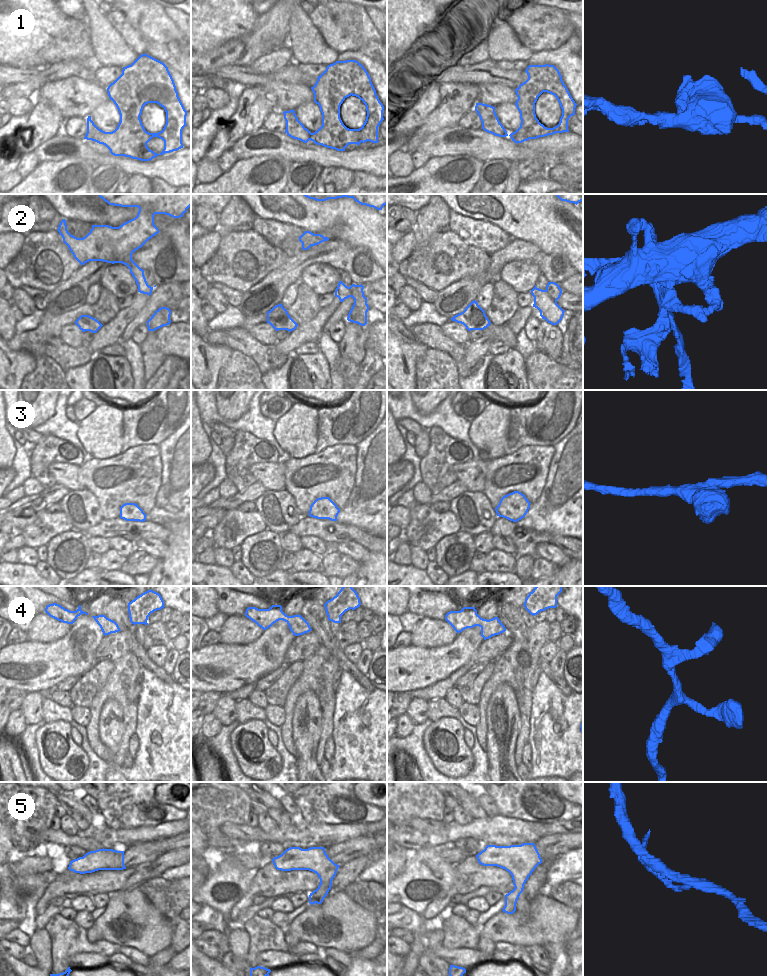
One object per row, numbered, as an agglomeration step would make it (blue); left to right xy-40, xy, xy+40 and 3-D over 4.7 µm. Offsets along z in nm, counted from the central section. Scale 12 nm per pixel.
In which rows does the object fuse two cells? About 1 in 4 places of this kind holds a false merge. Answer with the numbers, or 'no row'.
2, 5

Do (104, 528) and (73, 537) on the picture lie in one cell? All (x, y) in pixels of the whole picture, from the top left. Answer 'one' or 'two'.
two

